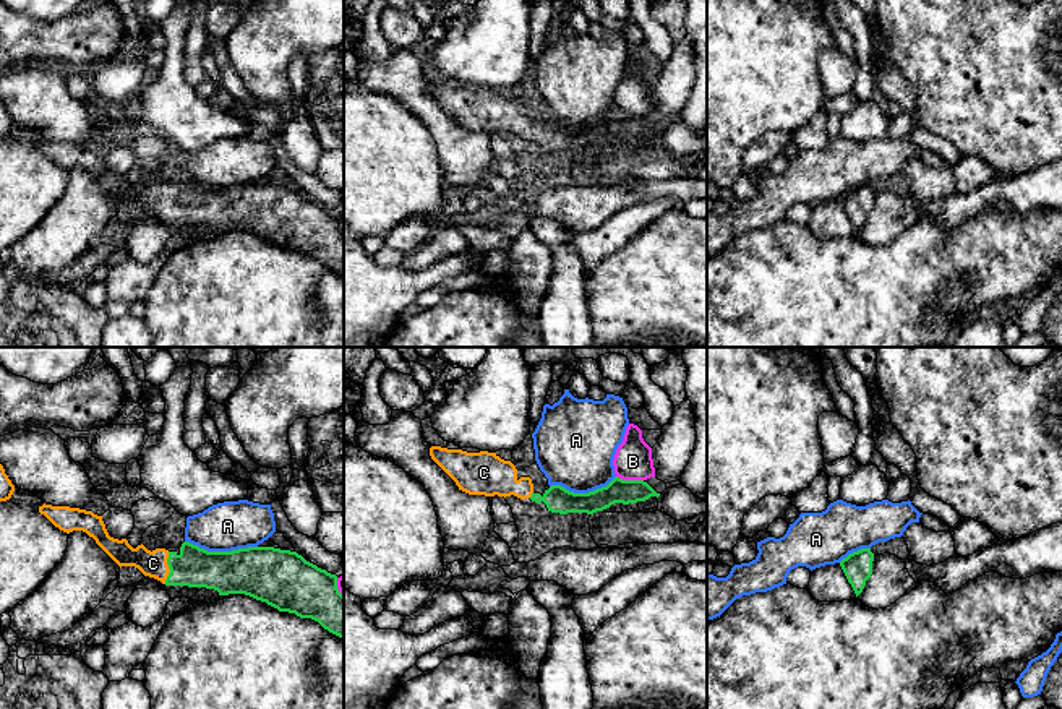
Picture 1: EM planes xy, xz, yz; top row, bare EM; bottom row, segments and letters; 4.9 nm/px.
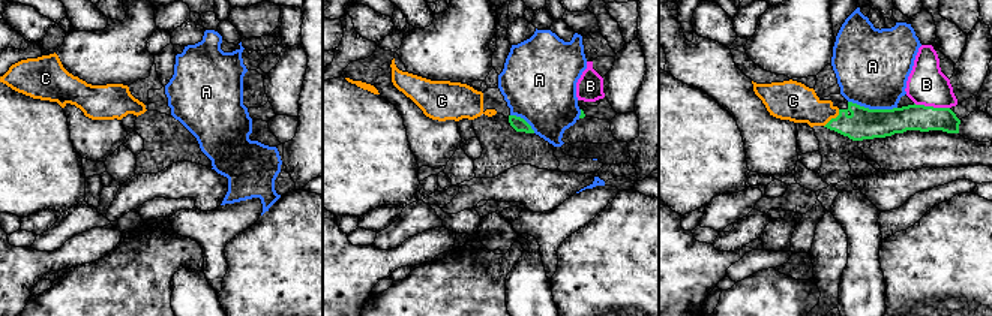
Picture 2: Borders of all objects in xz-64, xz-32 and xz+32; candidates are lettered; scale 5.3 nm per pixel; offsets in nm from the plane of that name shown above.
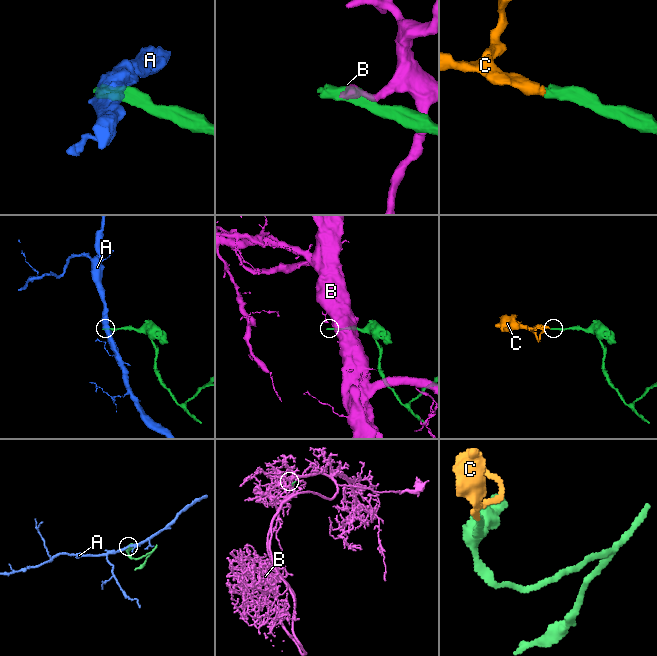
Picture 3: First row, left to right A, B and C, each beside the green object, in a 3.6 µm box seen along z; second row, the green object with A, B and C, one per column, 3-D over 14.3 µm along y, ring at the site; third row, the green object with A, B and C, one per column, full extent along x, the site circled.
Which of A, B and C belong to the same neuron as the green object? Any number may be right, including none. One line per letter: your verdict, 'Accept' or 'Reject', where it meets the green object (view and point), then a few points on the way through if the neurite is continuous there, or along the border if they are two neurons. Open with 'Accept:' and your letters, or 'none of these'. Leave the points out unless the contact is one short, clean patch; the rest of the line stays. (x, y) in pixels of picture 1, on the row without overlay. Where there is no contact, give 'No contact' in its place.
Accept: C
A: Reject. Touches green at xy (221, 189). Boundary: xy (185, 177), (208, 187), (256, 184)
B: Reject. Touches green at xz (629, 117). Boundary: xz (616, 112), (642, 117)
C: Accept. Touches green at xy (169, 205). Path across: xy (195, 203), (169, 205), (153, 200)

